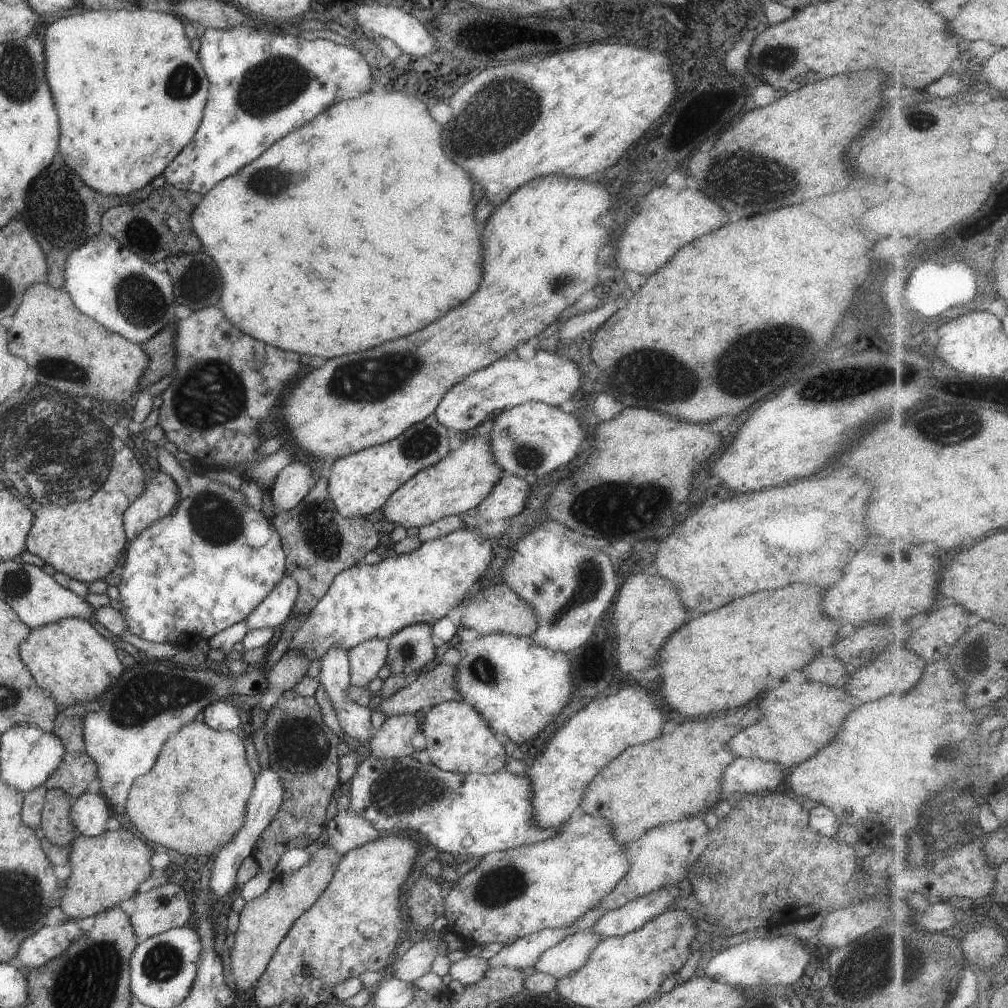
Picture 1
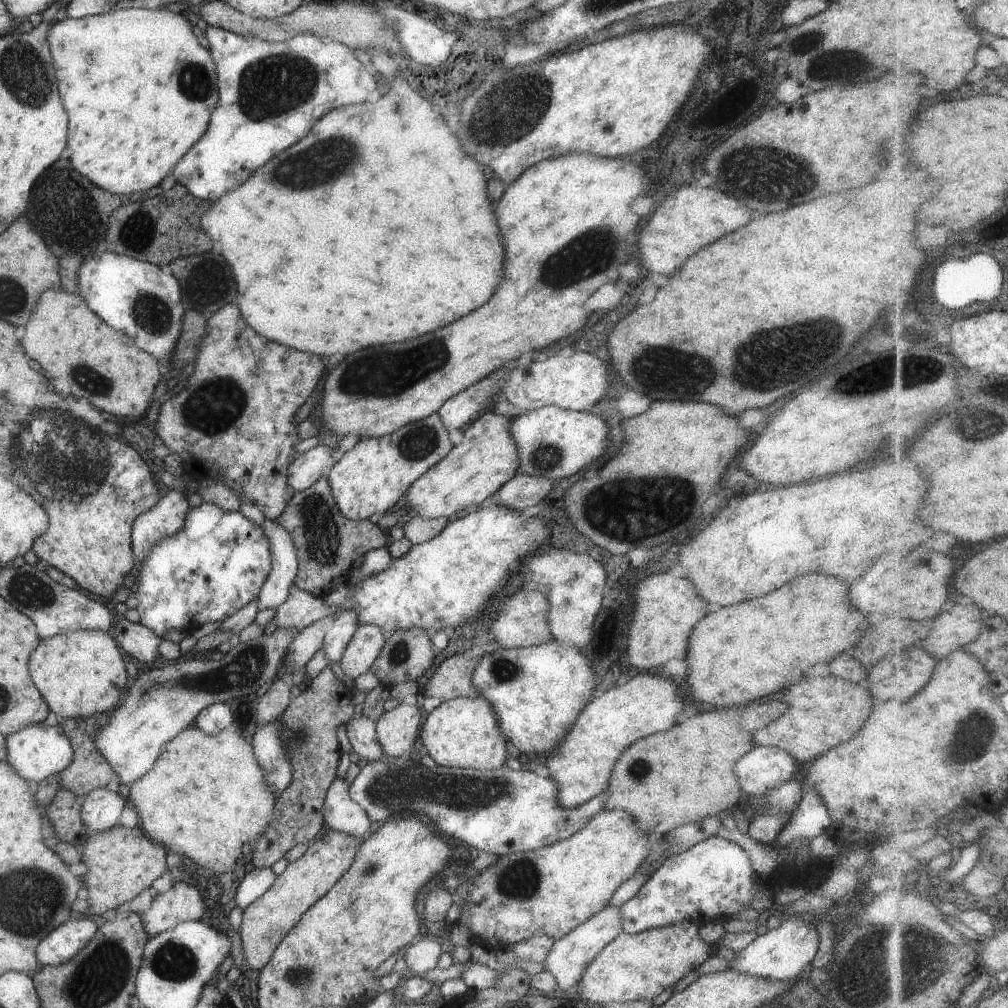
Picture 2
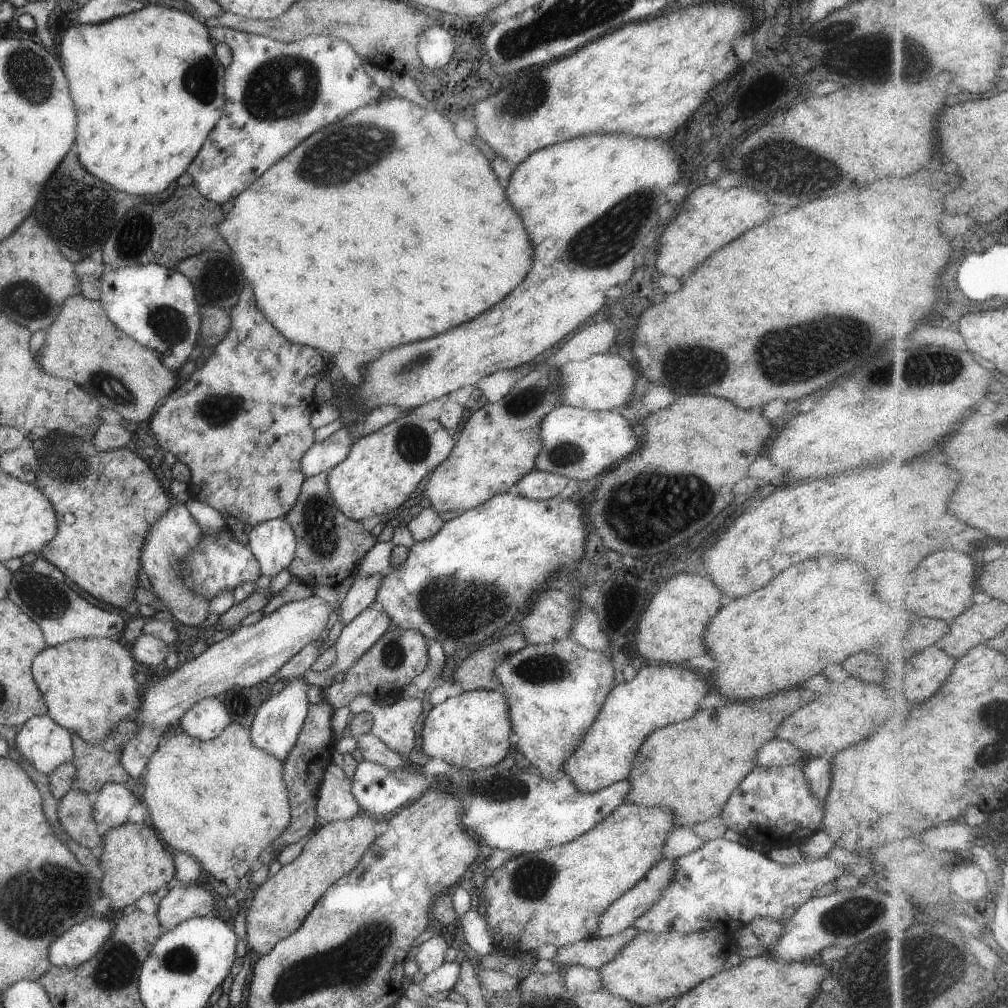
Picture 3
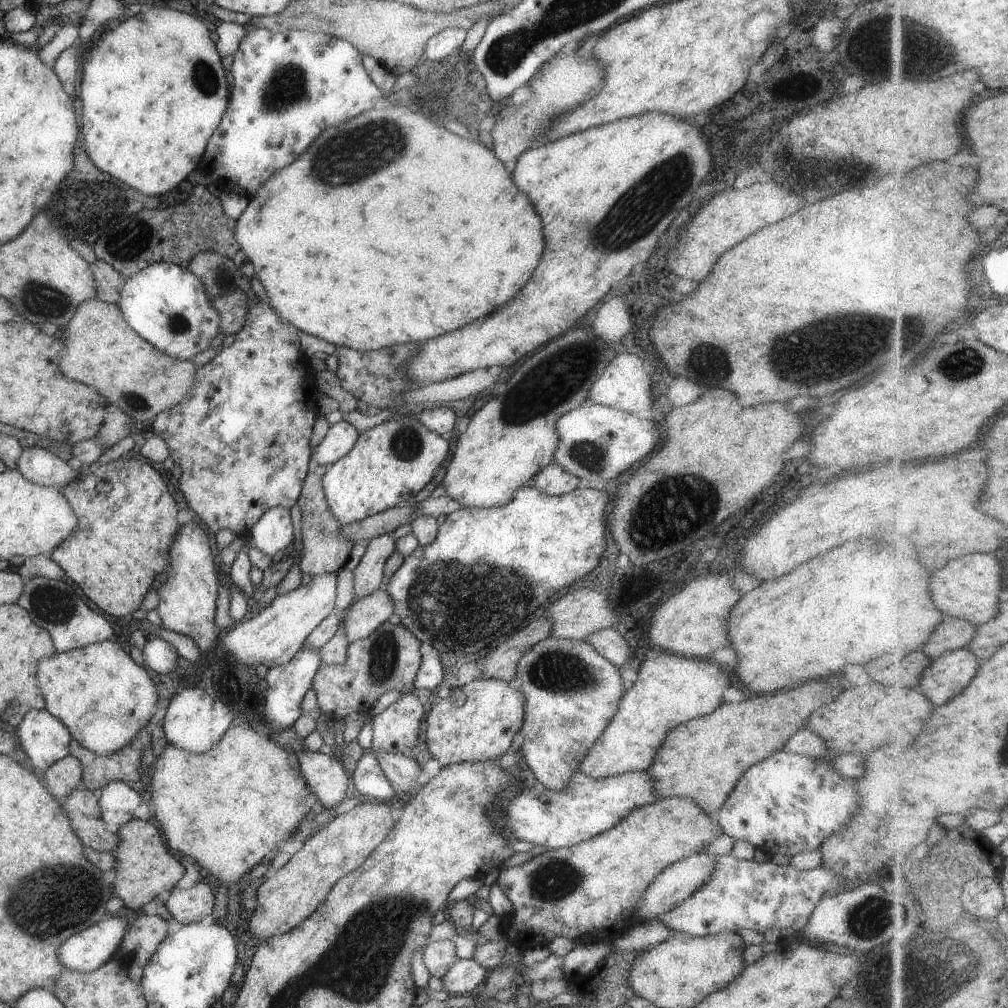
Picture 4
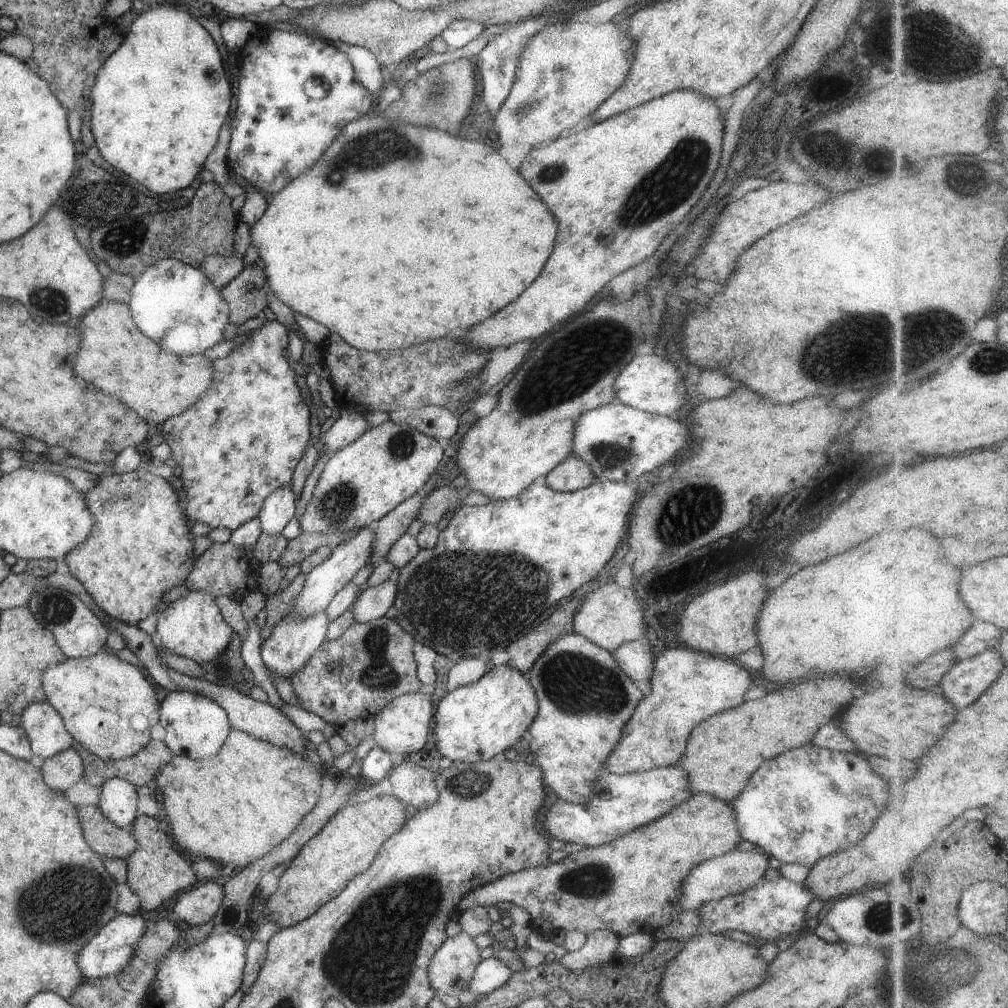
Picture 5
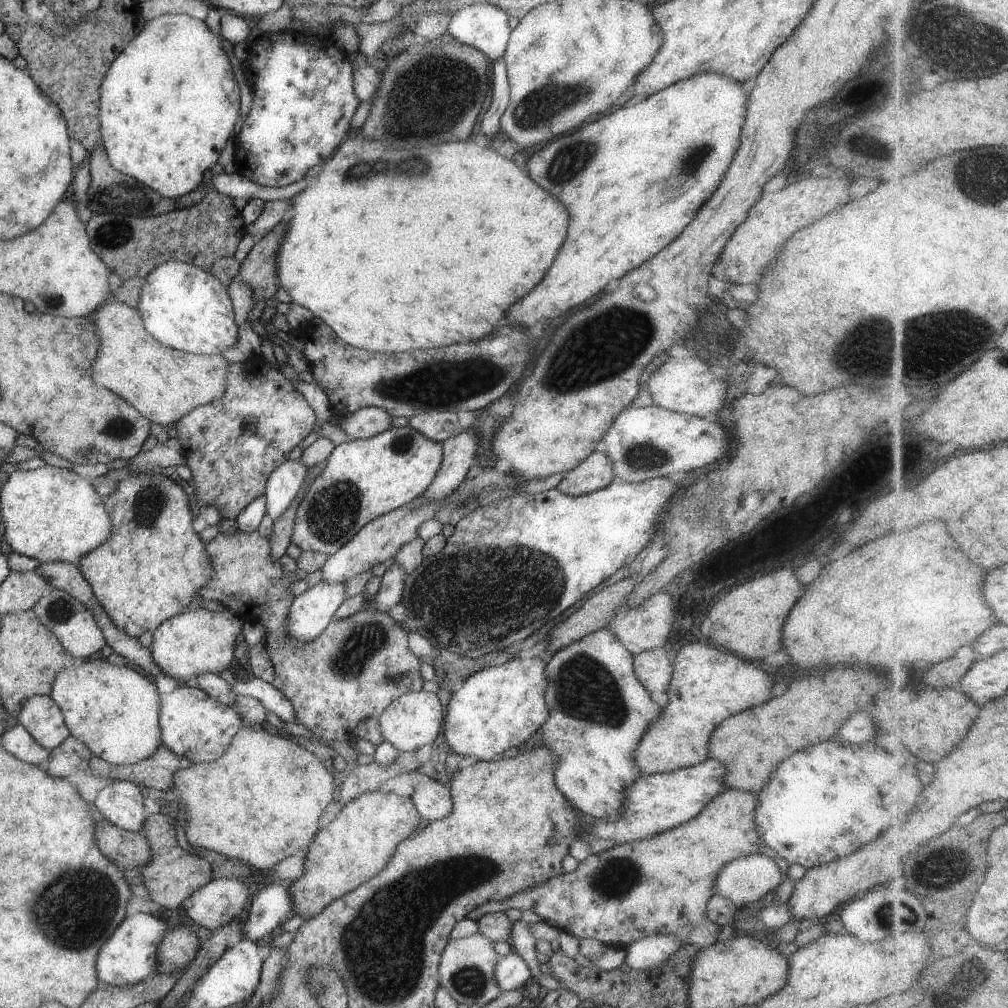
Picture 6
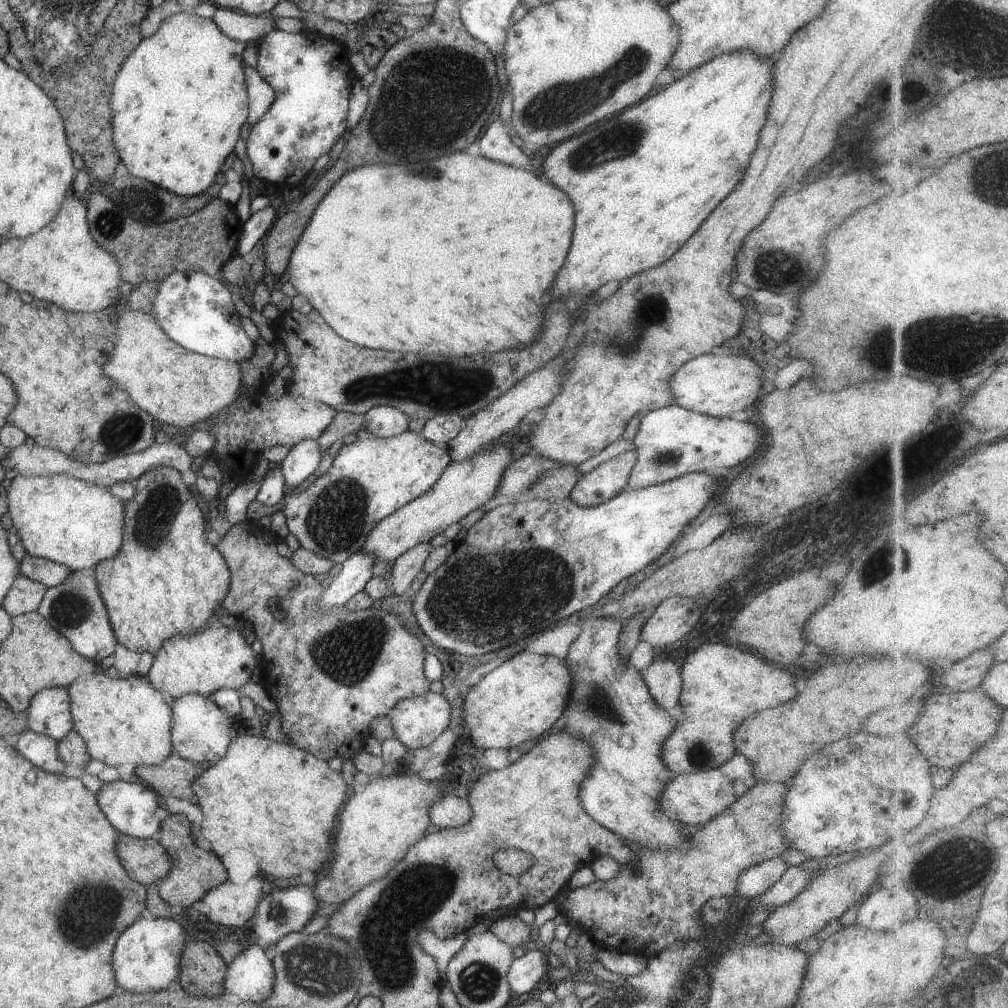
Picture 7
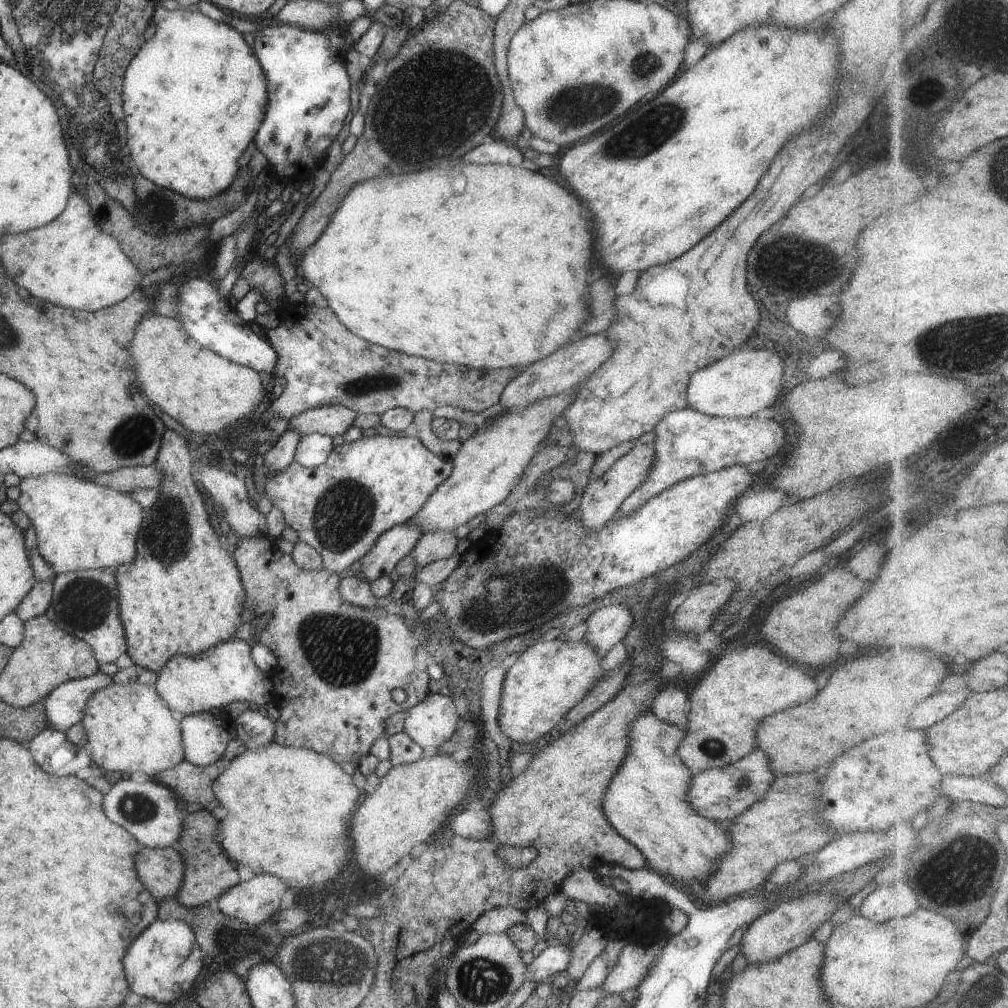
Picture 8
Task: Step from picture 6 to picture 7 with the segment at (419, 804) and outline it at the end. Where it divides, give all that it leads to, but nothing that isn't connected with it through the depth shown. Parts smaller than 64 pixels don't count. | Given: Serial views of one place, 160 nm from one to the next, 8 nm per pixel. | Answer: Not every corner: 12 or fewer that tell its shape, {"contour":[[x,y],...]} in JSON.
{"contour":[[444,794],[429,807],[430,822],[441,829],[464,825],[468,800]]}

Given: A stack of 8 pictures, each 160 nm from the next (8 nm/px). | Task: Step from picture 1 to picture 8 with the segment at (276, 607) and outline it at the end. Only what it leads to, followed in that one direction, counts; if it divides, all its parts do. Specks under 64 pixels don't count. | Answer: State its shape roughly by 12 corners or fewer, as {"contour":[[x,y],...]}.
{"contour":[[304,434],[293,461],[311,468],[323,464],[333,448],[331,437]]}

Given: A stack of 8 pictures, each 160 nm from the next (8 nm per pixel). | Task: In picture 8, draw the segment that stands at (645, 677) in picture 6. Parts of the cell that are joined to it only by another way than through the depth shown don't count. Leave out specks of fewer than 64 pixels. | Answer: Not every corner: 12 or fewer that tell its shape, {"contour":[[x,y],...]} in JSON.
{"contour":[[673,680],[650,711],[676,727],[688,721],[688,697]]}

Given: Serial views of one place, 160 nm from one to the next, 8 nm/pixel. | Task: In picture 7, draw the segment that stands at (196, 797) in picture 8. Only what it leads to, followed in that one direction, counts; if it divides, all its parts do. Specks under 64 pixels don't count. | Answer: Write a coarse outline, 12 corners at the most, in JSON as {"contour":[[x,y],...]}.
{"contour":[[171,754],[134,774],[159,799],[197,805],[192,782],[211,765]]}

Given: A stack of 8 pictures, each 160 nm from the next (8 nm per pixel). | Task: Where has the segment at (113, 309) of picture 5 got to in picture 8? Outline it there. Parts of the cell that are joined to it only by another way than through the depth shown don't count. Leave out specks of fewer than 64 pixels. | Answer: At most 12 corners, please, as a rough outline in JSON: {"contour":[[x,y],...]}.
{"contour":[[174,318],[136,324],[141,392],[213,438],[258,413],[258,372],[196,343]]}

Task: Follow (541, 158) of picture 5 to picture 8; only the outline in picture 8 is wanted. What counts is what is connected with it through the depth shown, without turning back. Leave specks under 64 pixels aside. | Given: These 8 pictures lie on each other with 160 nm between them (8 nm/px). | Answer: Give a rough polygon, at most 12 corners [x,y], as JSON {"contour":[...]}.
{"contour":[[741,28],[559,154],[623,273],[835,98],[831,30]]}

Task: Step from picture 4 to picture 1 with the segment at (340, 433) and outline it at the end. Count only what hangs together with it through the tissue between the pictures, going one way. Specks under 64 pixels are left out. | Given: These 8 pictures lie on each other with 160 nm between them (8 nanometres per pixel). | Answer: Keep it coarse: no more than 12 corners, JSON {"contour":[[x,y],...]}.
{"contour":[[296,458],[274,478],[269,497],[277,511],[309,492],[311,468]]}

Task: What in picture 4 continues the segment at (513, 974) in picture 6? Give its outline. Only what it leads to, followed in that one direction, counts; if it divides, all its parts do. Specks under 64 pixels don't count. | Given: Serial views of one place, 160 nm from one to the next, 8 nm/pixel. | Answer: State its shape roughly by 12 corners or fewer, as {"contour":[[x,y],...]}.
{"contour":[[459,959],[441,984],[462,995],[482,983],[488,972],[473,959]]}

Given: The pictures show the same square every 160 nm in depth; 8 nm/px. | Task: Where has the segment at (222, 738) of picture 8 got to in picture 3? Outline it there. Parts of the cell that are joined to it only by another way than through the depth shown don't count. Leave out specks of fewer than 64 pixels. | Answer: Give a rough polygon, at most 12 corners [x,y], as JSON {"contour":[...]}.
{"contour":[[200,698],[178,720],[200,741],[231,720],[221,698]]}

